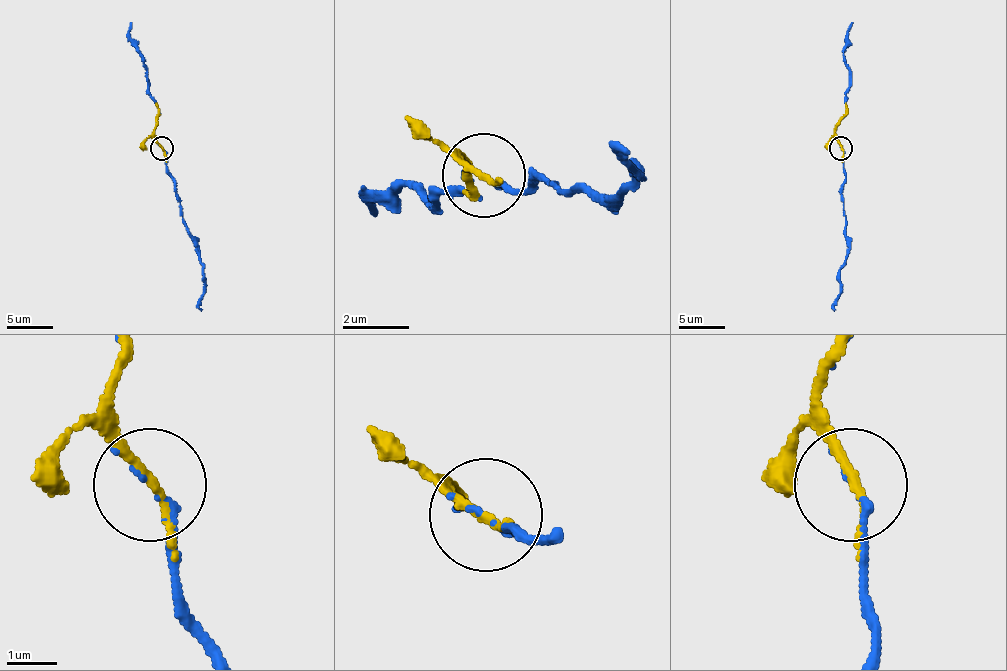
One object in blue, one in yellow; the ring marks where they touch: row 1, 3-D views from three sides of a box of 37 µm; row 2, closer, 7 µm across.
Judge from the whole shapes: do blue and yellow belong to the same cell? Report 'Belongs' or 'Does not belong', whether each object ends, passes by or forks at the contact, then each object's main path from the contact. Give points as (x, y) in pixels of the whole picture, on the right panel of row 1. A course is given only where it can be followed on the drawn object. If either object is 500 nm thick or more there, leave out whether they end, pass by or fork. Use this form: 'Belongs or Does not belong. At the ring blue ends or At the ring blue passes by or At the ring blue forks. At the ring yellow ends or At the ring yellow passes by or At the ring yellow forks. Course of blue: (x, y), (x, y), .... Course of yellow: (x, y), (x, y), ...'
Belongs. At the ring blue ends. At the ring yellow passes by. Course of blue: (840, 146), (847, 248), (840, 276), (840, 293), (833, 306), (836, 309). Course of yellow: (840, 149), (836, 128), (845, 111), (845, 102)

